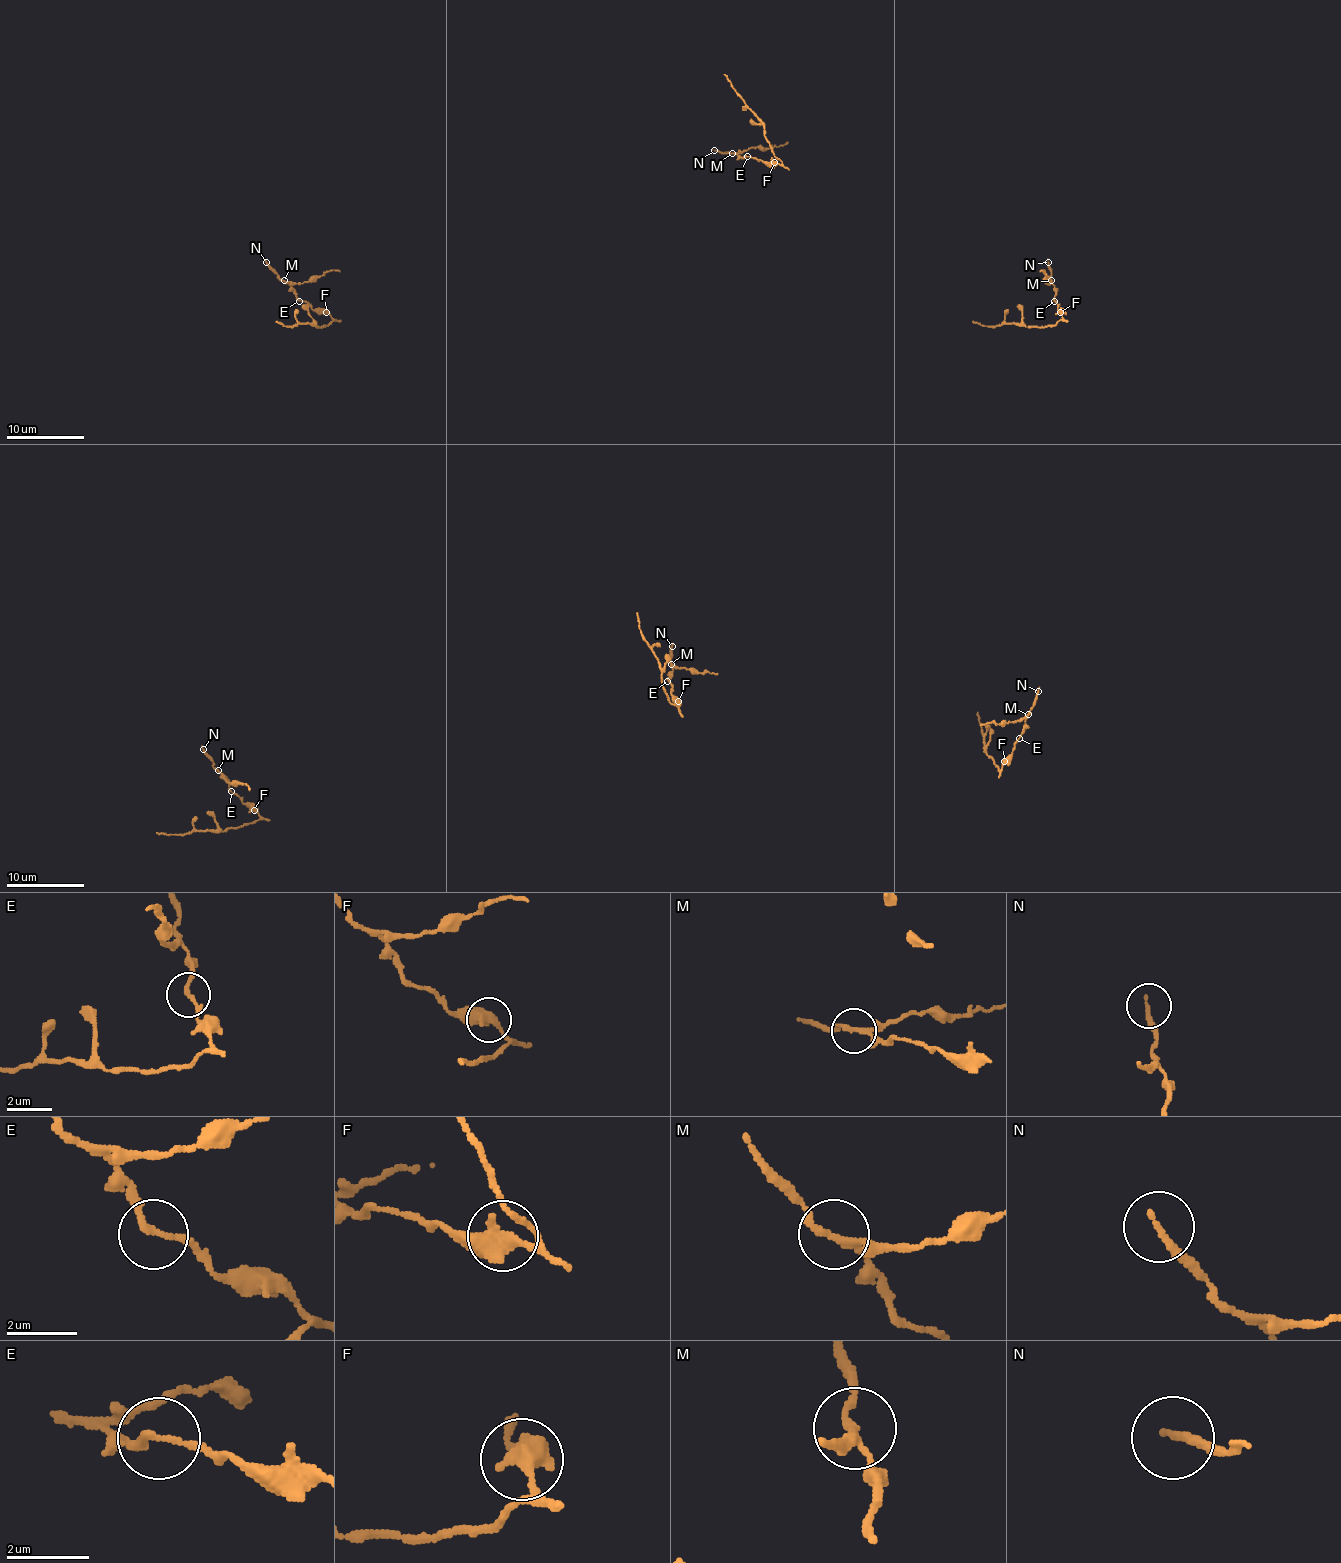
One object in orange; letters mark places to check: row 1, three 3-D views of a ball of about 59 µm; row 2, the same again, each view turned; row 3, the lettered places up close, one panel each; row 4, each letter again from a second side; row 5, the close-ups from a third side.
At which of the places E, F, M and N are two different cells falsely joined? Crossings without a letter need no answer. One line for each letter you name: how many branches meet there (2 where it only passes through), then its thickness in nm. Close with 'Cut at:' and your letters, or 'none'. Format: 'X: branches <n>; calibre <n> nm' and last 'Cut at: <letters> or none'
F: branches 2; calibre 480 nm
M: branches 3; calibre 170 nm
Cut at: F, M

